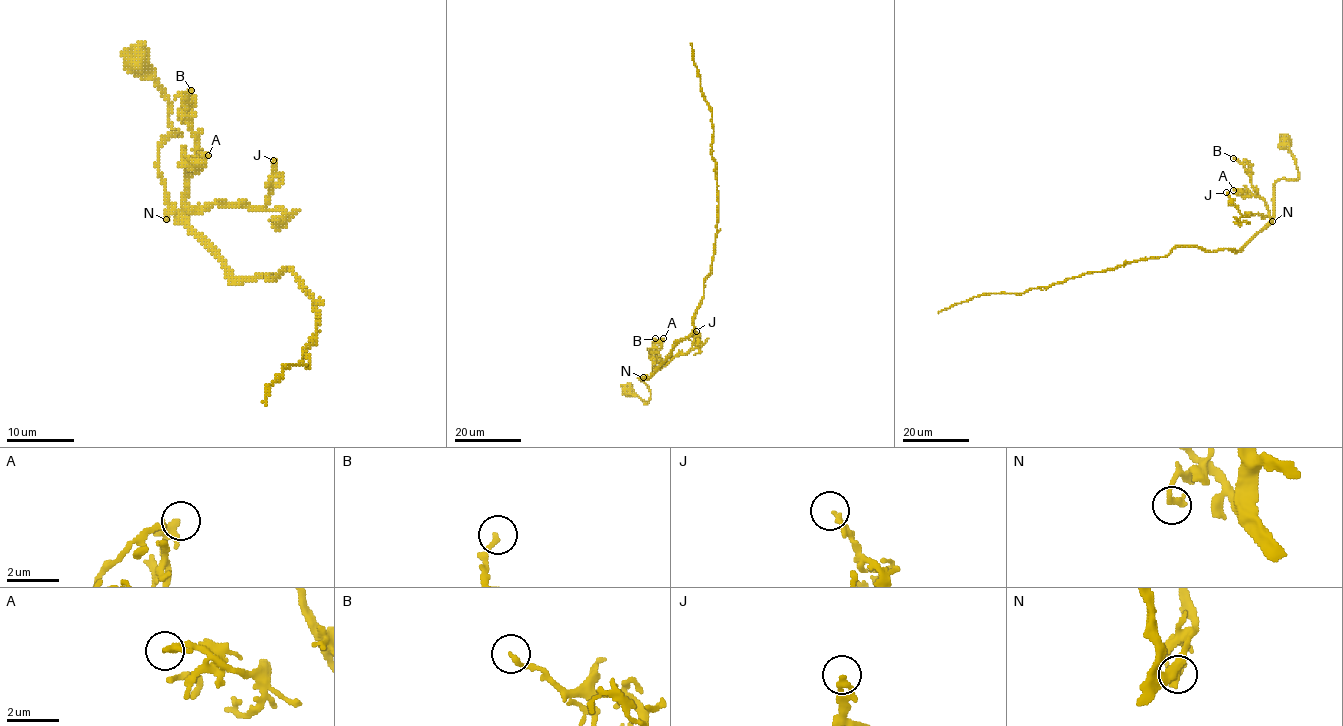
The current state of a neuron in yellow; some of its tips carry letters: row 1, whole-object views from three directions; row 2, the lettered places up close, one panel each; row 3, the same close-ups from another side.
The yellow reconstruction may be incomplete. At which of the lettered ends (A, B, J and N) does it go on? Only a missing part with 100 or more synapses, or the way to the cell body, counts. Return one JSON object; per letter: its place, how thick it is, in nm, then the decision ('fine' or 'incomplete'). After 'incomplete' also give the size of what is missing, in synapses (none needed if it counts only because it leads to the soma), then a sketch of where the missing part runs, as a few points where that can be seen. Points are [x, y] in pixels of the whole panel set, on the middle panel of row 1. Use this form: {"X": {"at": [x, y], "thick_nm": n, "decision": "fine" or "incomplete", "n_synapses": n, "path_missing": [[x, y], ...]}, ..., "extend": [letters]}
{"A": {"at": [663, 338], "thick_nm": 320, "decision": "fine"}, "B": {"at": [655, 338], "thick_nm": 170, "decision": "fine"}, "J": {"at": [696, 331], "thick_nm": 220, "decision": "fine"}, "N": {"at": [643, 377], "thick_nm": 240, "decision": "fine"}, "extend": []}

